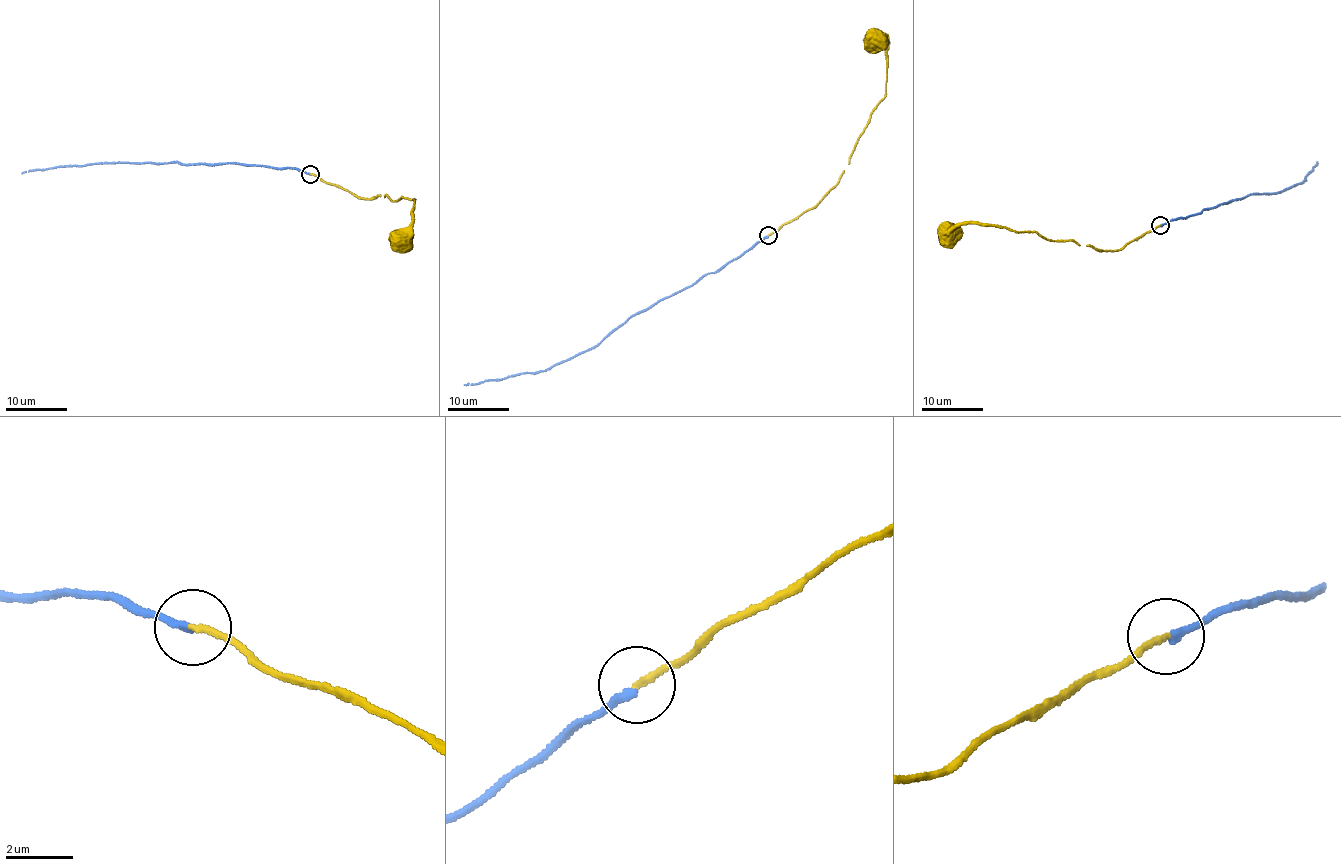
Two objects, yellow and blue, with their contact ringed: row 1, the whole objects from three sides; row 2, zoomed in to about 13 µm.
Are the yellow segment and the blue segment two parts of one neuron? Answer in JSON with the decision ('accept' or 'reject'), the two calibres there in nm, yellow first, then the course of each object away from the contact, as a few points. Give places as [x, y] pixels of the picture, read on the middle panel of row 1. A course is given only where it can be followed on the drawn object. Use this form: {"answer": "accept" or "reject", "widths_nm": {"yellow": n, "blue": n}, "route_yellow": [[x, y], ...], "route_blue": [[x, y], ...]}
{"answer": "accept", "widths_nm": {"yellow": 180, "blue": 220}, "route_yellow": [[768, 235], [823, 199], [844, 171], [873, 107], [885, 95], [887, 42], [867, 40]], "route_blue": [[768, 236], [668, 297], [632, 314], [596, 345], [573, 357], [543, 371], [508, 375], [503, 379], [464, 385]]}

